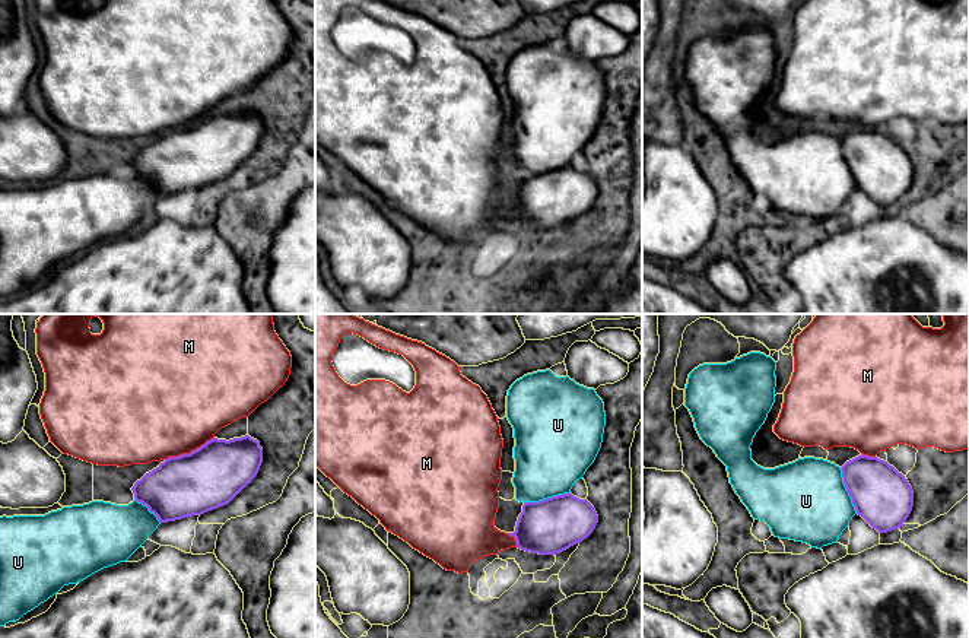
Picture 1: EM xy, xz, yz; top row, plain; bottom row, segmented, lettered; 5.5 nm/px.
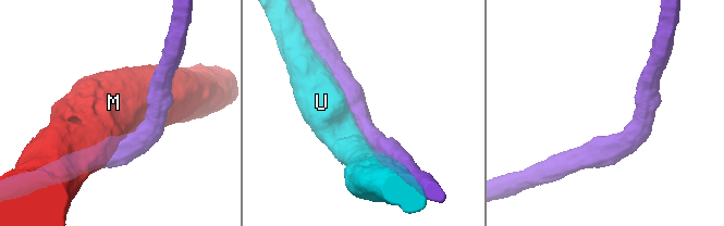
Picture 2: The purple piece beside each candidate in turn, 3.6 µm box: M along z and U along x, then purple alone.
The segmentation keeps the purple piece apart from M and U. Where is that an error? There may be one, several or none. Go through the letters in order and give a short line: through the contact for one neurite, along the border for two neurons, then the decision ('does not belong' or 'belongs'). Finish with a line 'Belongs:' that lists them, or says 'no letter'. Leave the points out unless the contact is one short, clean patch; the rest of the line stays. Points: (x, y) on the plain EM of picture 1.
M: does not belong
U: belongs
Belongs: U

